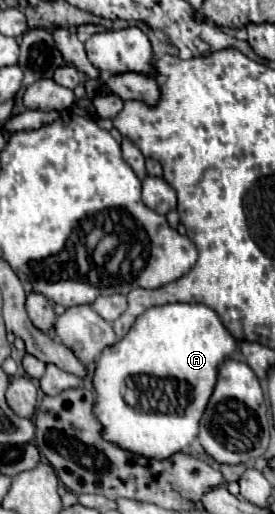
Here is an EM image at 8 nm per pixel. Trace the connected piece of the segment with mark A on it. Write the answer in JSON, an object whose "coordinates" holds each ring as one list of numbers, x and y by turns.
{"coordinates":[[165,304,165,306,155,306,155,308,149,308,145,314,141,314,137,318,137,322,133,324,133,328,129,330,129,334,125,338,121,338,119,342,115,342,113,346,105,348,97,360,97,366,95,366,95,372,93,372,93,388,95,388,95,406,93,406,93,416,97,416,97,422,101,424,101,436,105,436,105,440,109,440,111,444,117,444,119,448,125,448,127,452,137,452,141,456,149,456,149,458,155,458,155,460,165,460,177,452,183,452,185,448,191,446,191,442,197,438,199,434,199,420,207,408,207,402,213,394,213,388,217,384,217,372,219,372,219,366,223,364,223,360,231,358,235,352,239,352,239,346,241,342,235,340,229,330,225,328,223,320,217,316,215,310,211,310,209,306,205,304]]}

